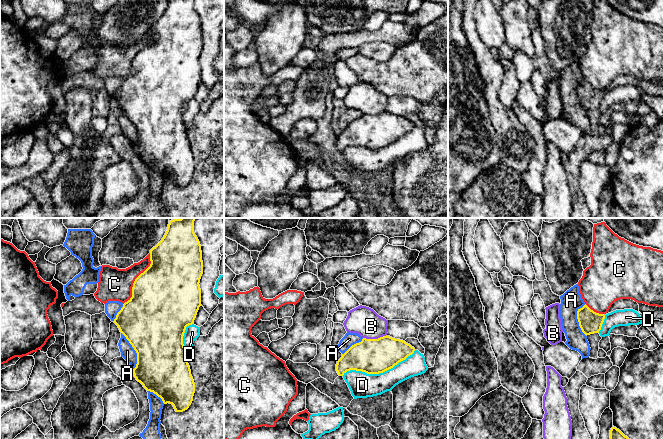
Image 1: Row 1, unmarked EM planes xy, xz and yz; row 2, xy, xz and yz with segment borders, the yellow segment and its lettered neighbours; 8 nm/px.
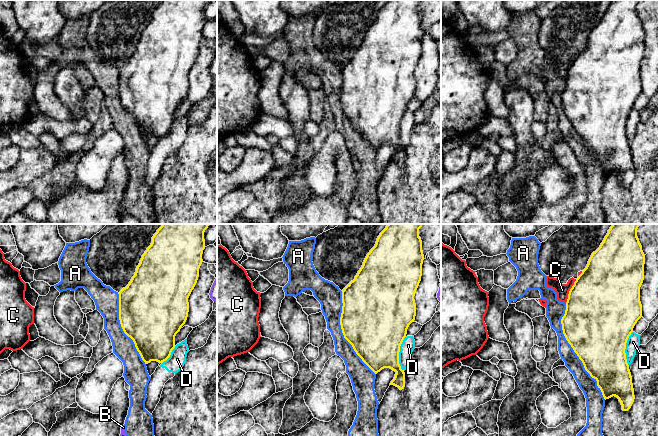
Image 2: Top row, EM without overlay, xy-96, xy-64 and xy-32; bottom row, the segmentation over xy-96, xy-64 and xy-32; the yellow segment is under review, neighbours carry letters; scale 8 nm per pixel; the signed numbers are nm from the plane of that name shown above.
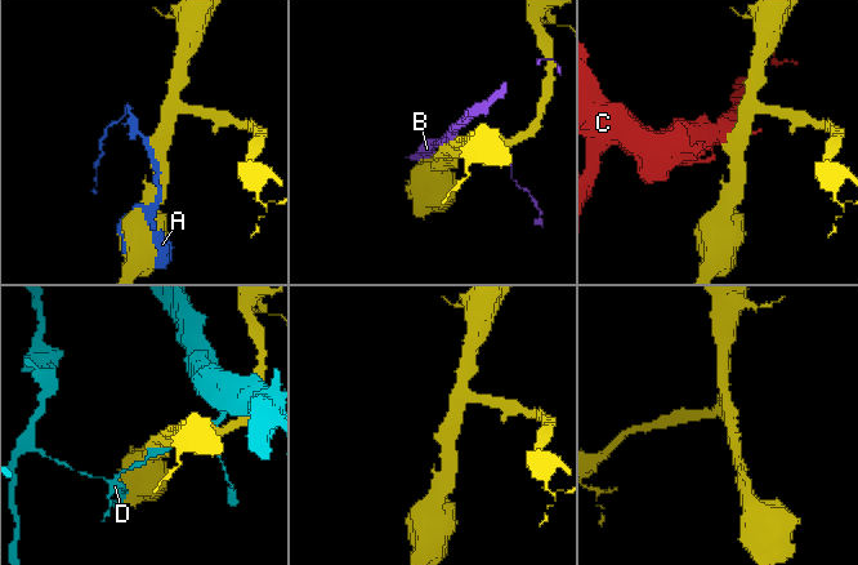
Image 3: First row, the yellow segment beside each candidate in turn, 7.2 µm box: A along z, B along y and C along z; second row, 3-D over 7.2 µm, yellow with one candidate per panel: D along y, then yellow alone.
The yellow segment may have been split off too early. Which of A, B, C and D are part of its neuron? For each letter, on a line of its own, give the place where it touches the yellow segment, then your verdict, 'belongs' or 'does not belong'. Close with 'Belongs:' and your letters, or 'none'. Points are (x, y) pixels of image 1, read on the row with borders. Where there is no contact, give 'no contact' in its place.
A: meets yellow in xy at (135, 350); does not belong
B: meets yellow in xz at (374, 339); does not belong
C: meets yellow in xy at (135, 279); does not belong
D: meets yellow in xz at (378, 373); does not belong
Belongs: none

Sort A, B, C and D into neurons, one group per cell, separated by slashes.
A / B / C / D

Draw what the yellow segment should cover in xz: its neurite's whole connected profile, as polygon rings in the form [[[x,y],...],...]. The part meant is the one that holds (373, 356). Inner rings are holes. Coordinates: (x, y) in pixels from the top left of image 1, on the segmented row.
[[[383,336],[378,339],[363,338],[361,342],[352,345],[342,357],[337,361],[336,371],[339,376],[343,376],[347,371],[356,370],[367,374],[383,373],[399,362],[412,355],[415,348],[403,340],[395,339],[390,336]]]

